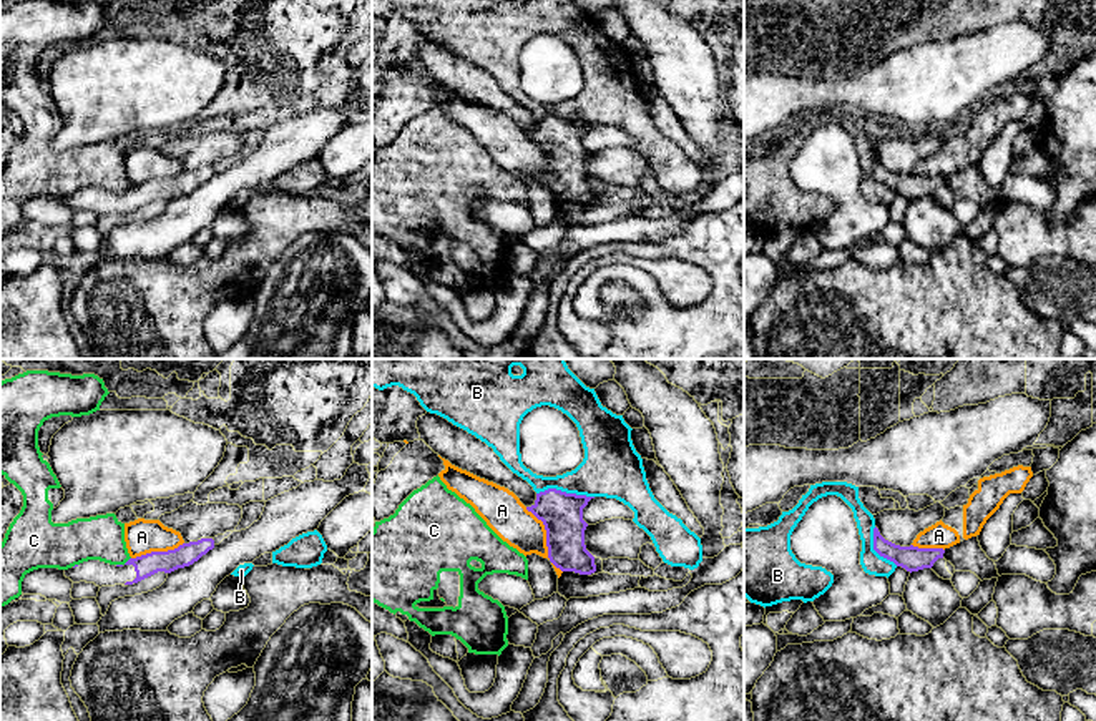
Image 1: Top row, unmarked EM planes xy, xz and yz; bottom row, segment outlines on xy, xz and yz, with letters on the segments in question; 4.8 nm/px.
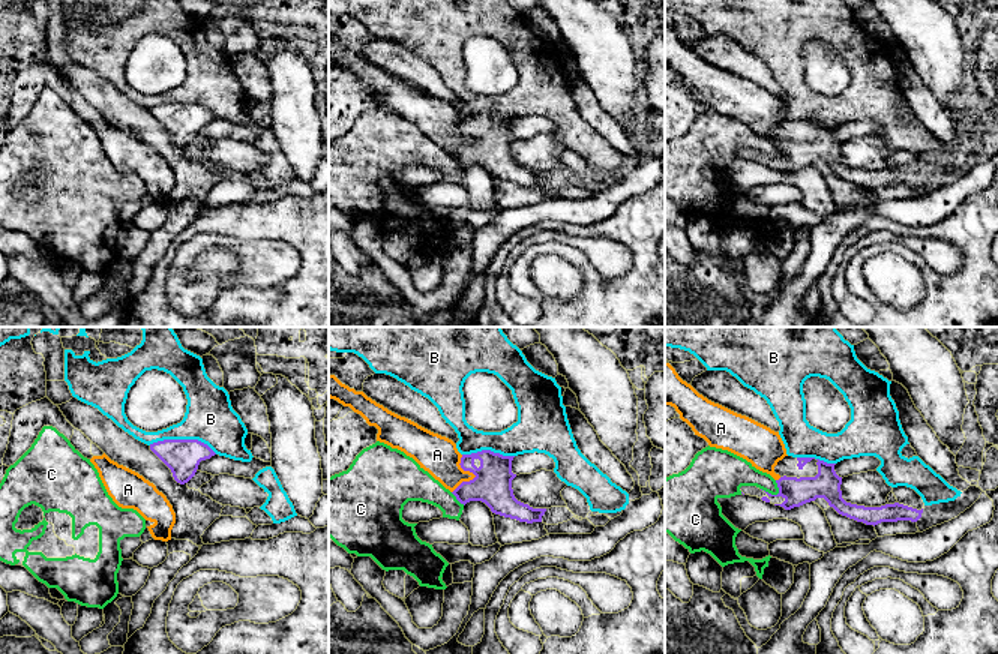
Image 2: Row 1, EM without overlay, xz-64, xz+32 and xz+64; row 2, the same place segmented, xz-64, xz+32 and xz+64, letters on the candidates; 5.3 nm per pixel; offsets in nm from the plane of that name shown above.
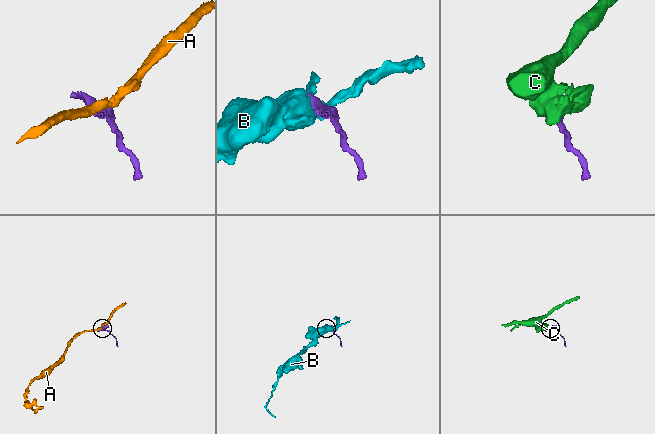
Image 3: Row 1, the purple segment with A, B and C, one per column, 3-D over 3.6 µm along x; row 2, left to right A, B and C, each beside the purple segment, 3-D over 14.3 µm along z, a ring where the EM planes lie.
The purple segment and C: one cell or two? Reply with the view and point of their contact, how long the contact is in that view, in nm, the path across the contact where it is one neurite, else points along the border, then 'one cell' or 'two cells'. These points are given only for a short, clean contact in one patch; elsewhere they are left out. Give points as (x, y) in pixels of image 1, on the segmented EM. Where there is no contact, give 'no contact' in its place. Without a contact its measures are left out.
xy (125, 564) | 80 nm | along xy (130, 557), (117, 565) | two cells

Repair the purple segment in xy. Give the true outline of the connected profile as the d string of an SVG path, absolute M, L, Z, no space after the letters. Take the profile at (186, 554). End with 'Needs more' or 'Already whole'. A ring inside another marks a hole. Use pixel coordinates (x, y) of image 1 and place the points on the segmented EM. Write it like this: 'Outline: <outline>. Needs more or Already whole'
Outline: M213 538L183 543L174 550L151 552L130 558L125 565L110 565L100 560L88 560L65 570L73 583L86 581L96 586L133 585L158 571L171 573L198 562L214 548Z. Needs more

